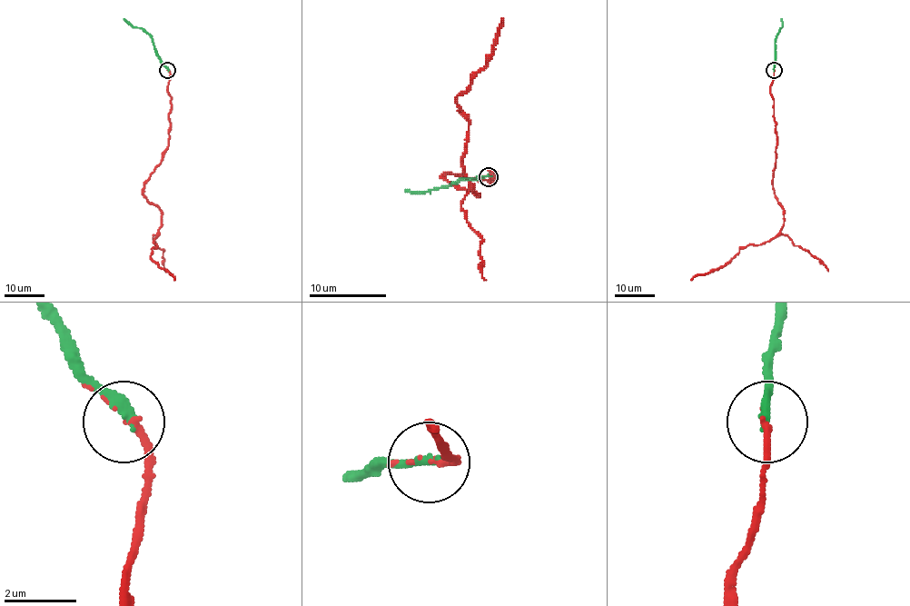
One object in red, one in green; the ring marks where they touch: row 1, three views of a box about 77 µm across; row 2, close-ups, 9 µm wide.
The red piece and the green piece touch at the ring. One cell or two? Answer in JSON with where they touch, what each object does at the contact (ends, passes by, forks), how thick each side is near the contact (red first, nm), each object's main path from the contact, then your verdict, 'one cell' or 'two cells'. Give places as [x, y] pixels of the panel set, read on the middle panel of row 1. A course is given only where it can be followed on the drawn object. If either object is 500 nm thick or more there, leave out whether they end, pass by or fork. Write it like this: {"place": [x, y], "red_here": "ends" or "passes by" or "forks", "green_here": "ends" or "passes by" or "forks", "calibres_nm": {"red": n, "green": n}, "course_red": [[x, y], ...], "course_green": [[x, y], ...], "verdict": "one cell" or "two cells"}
{"place": [489, 176], "red_here": "passes by", "green_here": "ends", "calibres_nm": {"red": 140, "green": 320}, "course_red": [[488, 176], [441, 178], [478, 195], [463, 166], [469, 126], [457, 97], [486, 64], [503, 18]], "course_green": [[488, 176], [420, 192], [405, 189]], "verdict": "one cell"}

